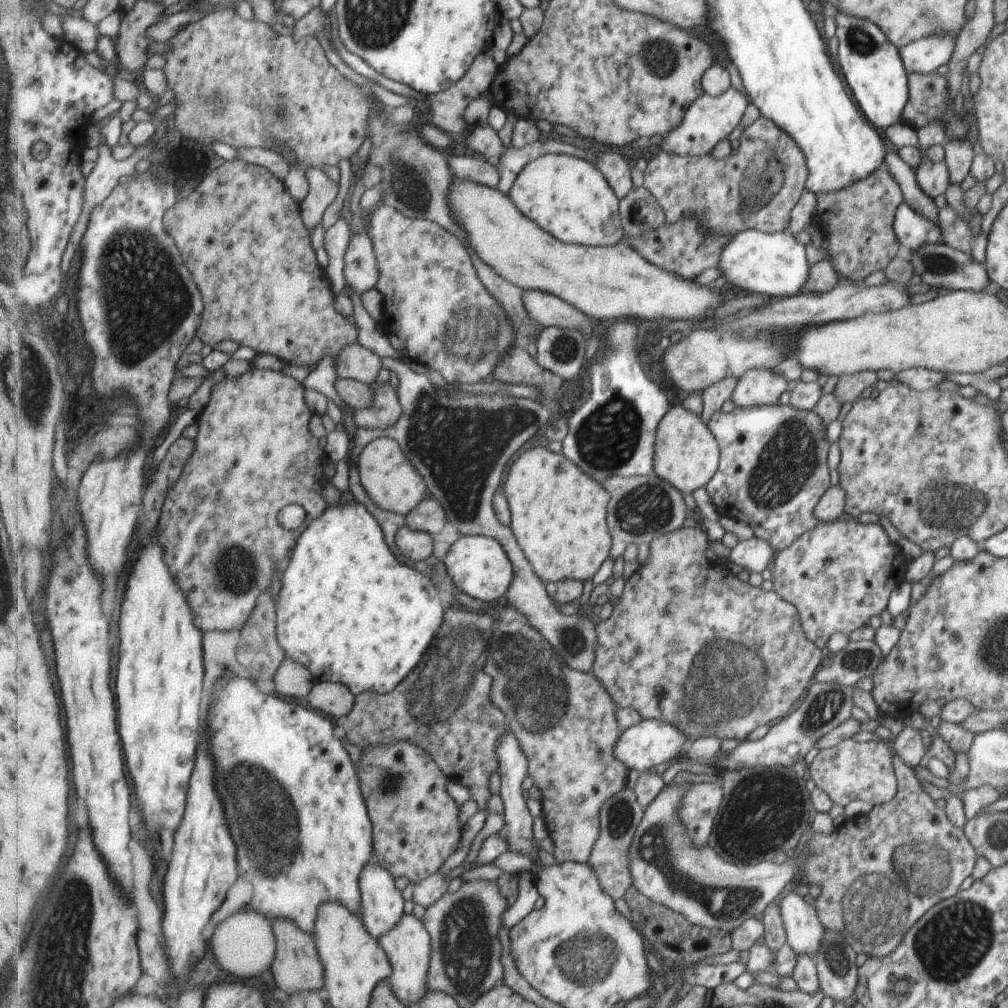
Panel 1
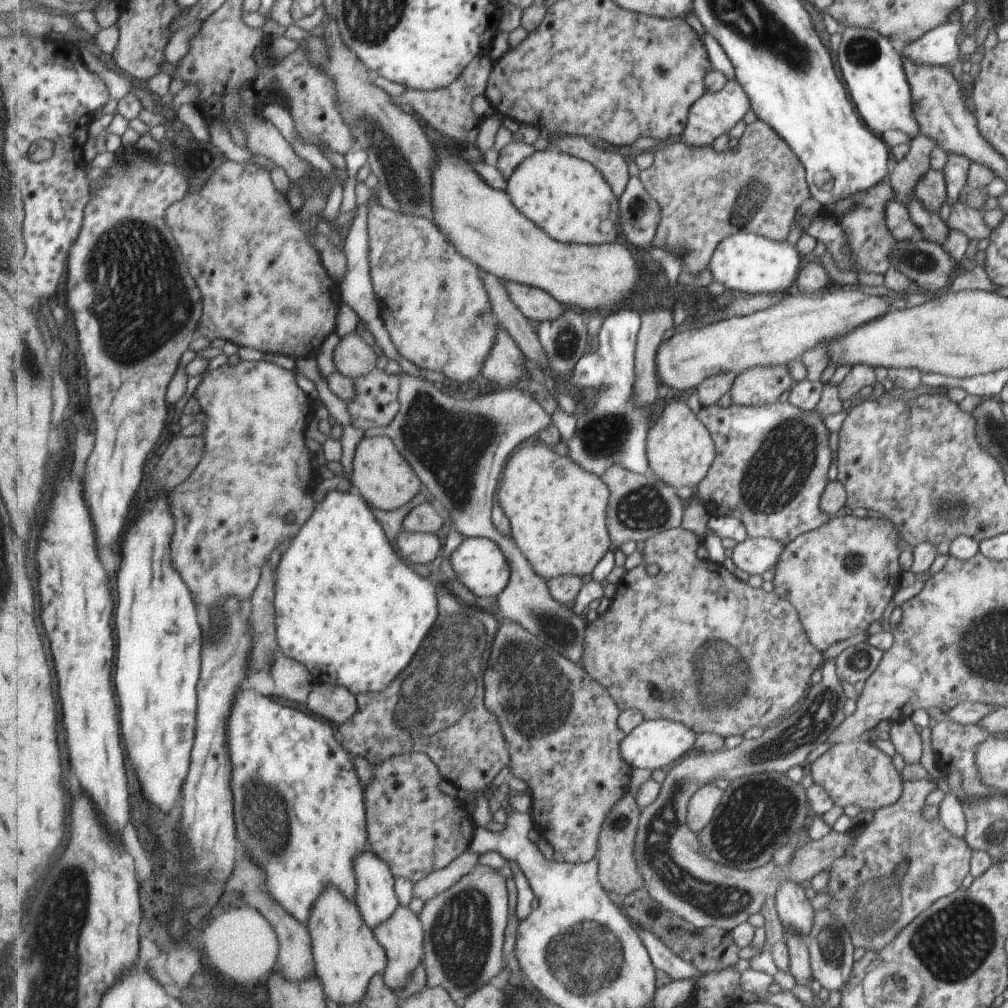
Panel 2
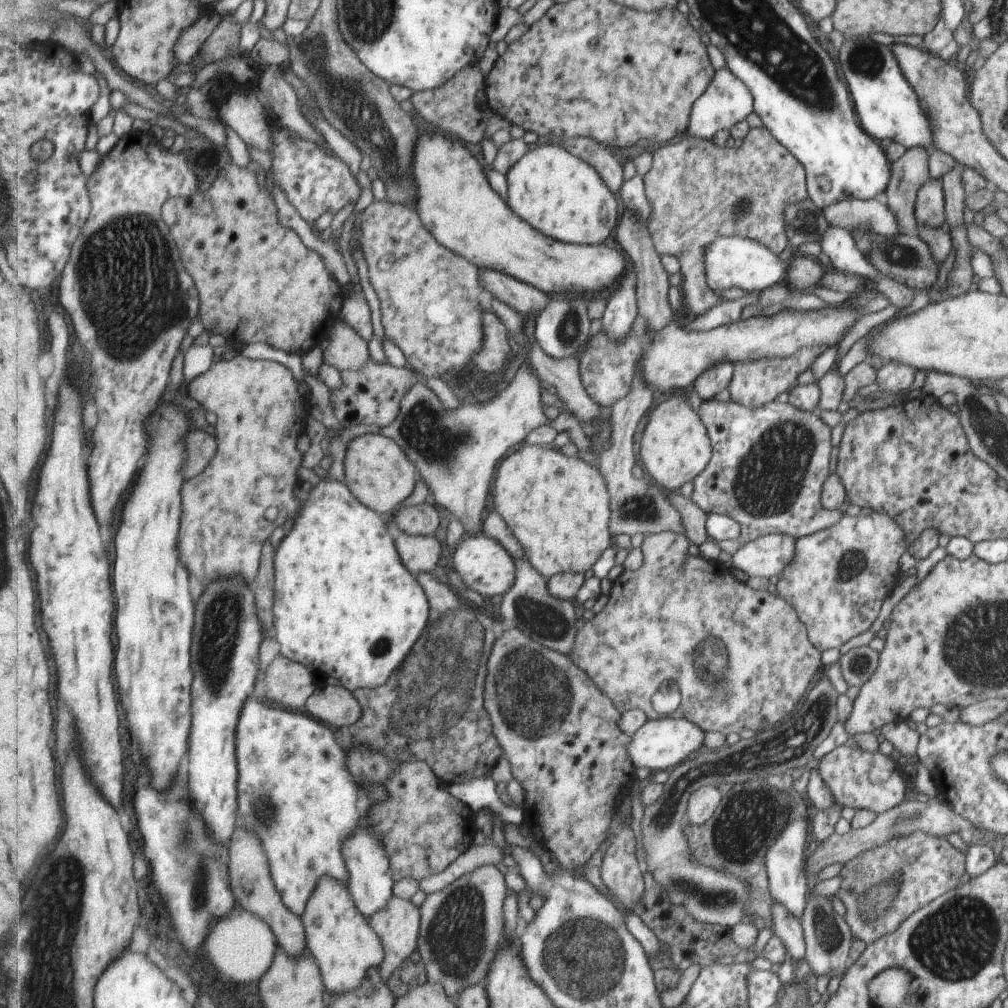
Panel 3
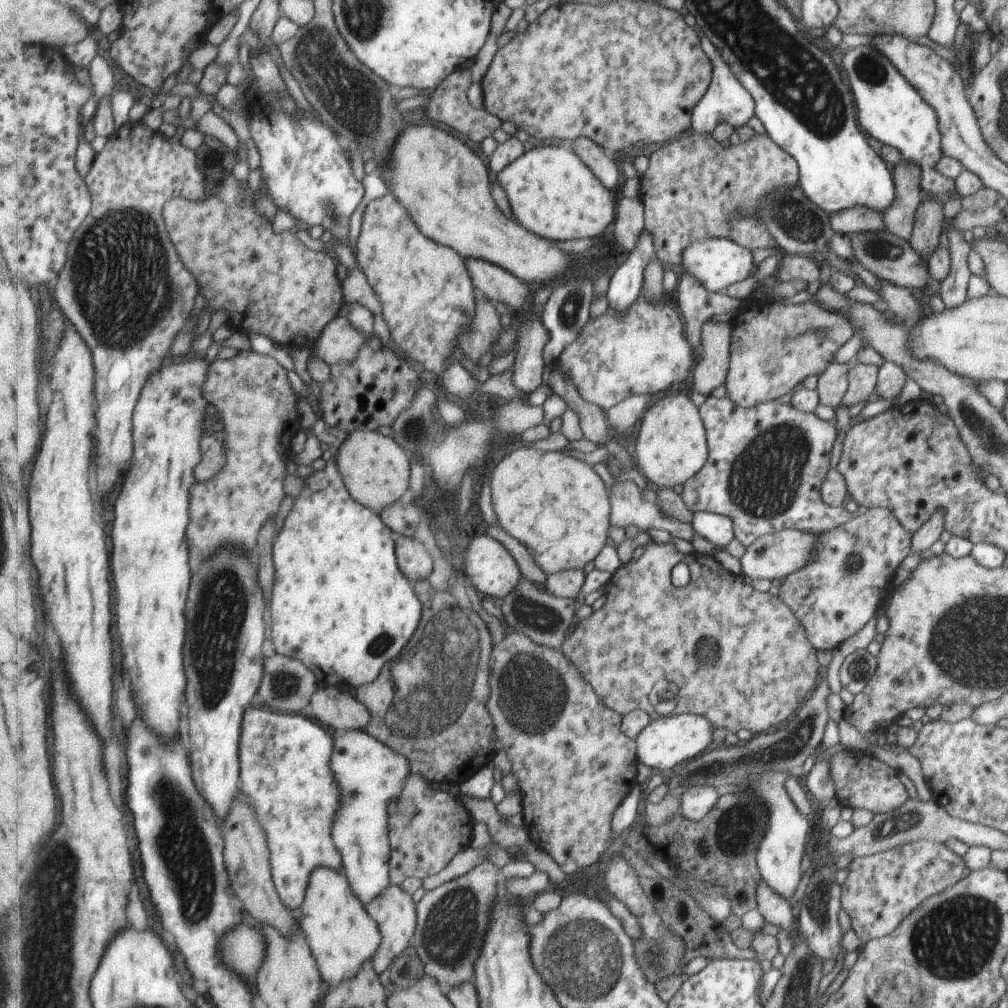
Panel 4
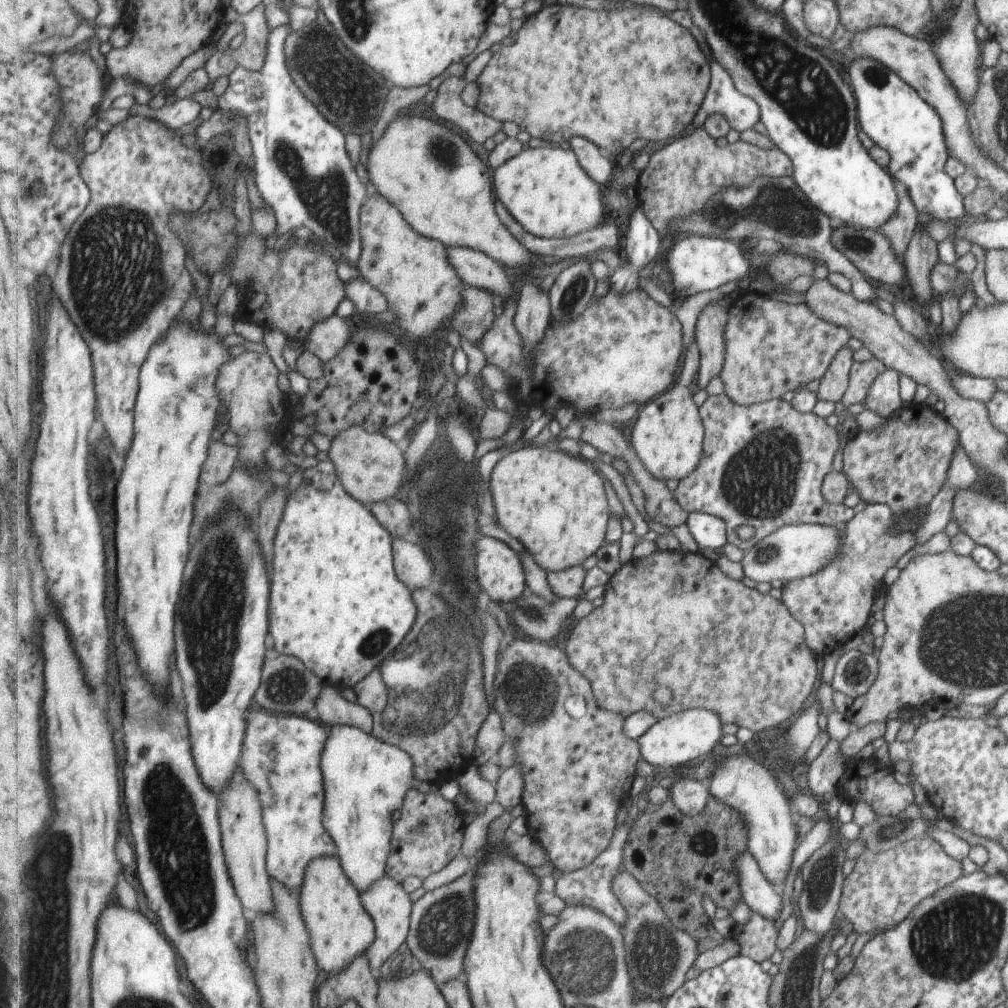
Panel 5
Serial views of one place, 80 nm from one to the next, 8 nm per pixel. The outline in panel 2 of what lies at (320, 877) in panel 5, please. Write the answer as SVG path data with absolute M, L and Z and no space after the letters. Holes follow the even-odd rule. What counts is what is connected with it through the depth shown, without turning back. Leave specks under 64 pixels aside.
M329 886L317 899L306 925L312 938L316 974L325 982L326 996L341 1005L356 1005L368 994L368 986L377 974L388 968L388 954L372 927L364 921L353 898L346 897L337 886Z

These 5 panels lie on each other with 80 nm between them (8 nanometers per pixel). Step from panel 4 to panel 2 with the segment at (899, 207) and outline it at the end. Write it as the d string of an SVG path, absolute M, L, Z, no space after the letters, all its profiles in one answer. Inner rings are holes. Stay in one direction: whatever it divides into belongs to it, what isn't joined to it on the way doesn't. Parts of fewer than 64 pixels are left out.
M919 133L914 139L908 142L909 150L905 153L905 156L898 160L895 165L892 166L889 178L887 182L891 184L892 190L896 192L896 197L893 201L897 201L900 205L905 207L908 212L908 207L906 204L913 195L913 189L916 182L929 170L929 154L936 144Z

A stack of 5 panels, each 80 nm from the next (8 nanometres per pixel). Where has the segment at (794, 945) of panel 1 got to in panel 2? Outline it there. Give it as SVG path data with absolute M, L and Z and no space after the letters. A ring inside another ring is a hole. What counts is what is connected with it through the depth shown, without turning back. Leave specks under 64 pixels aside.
M783 881L772 896L781 924L803 936L806 936L812 927L814 913L809 900L805 897L805 885Z

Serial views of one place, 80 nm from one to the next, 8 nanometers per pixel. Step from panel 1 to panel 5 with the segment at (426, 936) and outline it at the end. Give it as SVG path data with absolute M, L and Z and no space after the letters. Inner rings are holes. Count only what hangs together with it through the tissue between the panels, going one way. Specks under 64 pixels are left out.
M386 874L375 885L371 885L367 890L360 893L364 907L372 915L376 923L376 937L374 943L369 946L365 954L368 956L372 973L378 975L381 966L407 942L410 930L412 928L412 910L414 903L411 902L411 896L403 888L403 884L397 882Z

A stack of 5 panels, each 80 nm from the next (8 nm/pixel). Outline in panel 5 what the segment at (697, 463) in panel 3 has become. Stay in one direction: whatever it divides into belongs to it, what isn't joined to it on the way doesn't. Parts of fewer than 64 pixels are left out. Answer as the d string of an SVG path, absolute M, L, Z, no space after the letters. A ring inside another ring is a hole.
M679 379L669 391L645 404L632 430L632 445L648 468L649 474L656 479L663 479L667 483L677 482L687 477L701 458L704 430L685 380Z

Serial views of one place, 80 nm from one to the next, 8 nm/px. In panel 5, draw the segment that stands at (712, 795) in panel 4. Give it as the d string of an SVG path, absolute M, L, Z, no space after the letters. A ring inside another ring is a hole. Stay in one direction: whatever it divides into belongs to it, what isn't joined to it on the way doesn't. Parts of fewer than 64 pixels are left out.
M681 777L677 779L670 789L673 803L687 816L695 816L705 804L705 800L711 797L705 782Z

